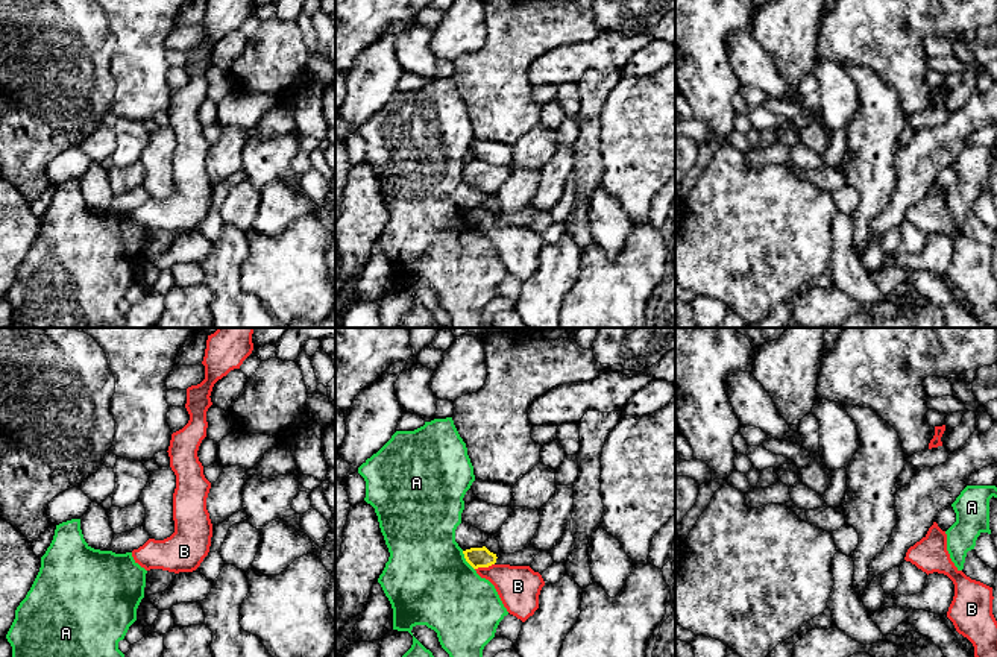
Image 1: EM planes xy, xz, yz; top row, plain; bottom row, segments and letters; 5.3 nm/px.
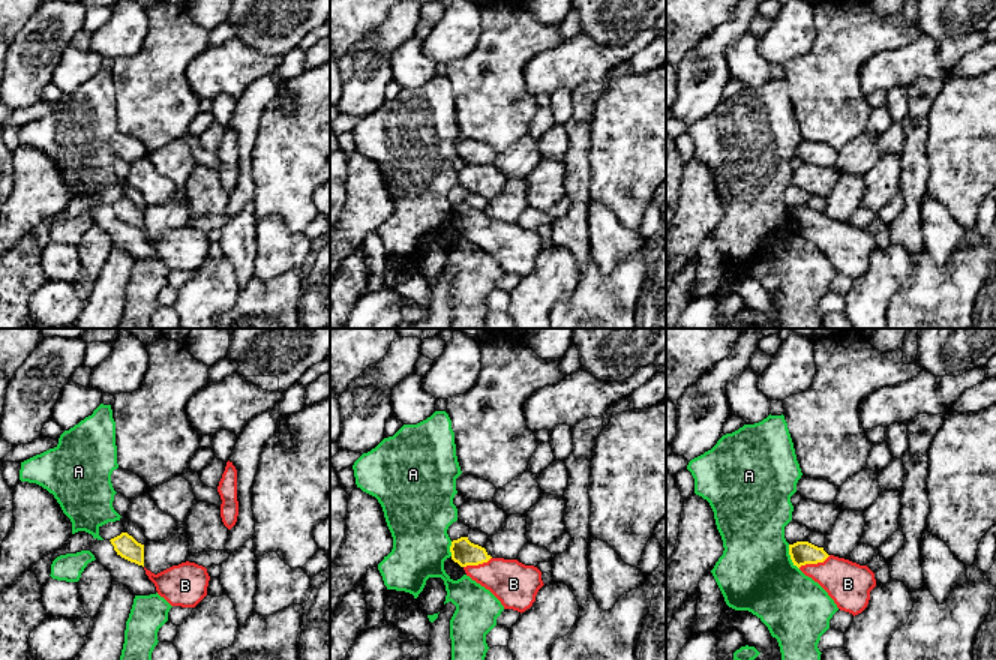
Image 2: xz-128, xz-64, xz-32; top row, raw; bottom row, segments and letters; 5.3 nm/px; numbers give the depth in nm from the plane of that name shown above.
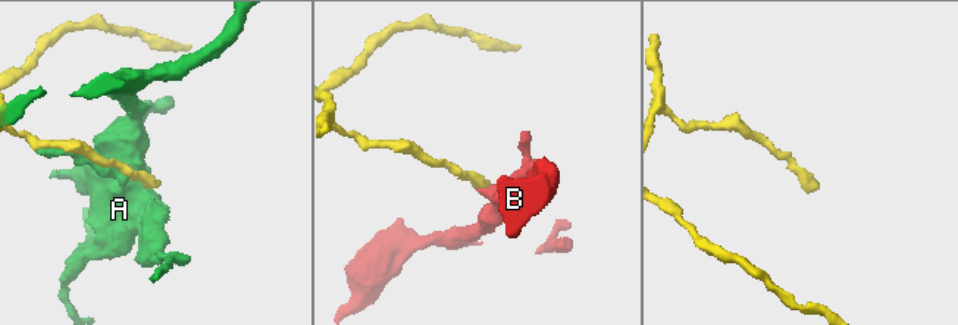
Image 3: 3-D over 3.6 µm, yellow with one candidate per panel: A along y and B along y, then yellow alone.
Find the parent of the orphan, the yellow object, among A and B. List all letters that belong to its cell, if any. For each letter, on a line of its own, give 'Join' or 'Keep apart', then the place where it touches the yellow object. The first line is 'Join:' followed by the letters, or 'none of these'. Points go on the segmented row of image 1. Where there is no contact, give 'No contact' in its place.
Join: B
A: Keep apart. Touches yellow at xz (466, 560)
B: Join. Touches yellow at xz (484, 566)

